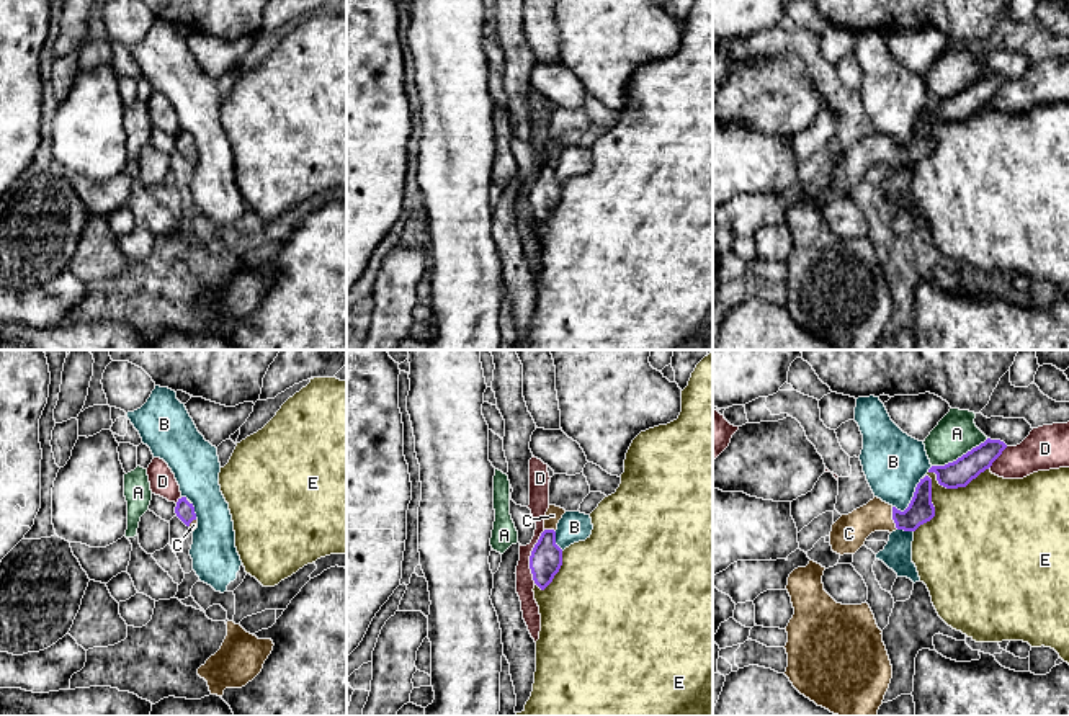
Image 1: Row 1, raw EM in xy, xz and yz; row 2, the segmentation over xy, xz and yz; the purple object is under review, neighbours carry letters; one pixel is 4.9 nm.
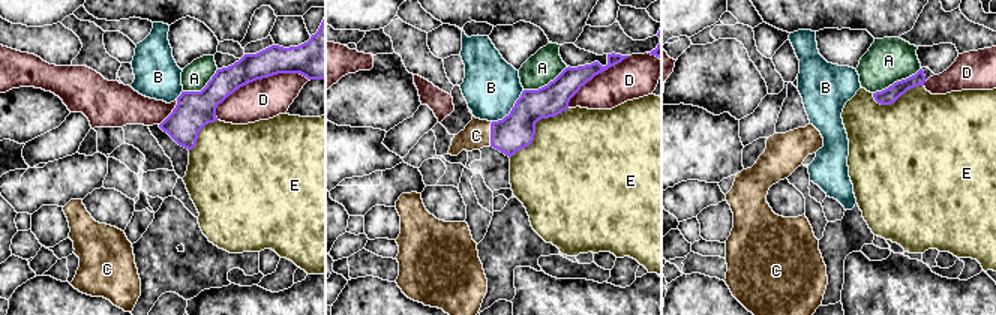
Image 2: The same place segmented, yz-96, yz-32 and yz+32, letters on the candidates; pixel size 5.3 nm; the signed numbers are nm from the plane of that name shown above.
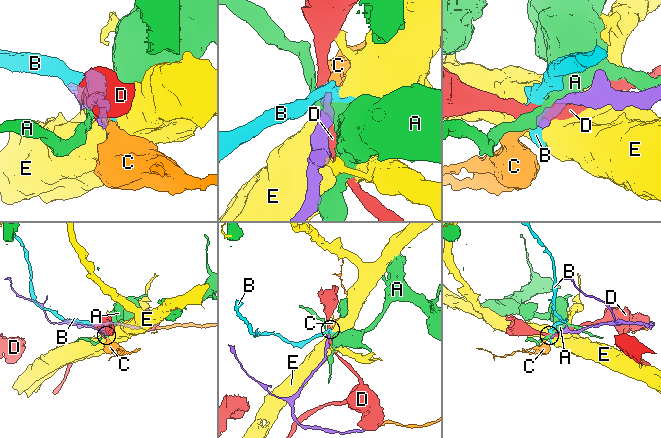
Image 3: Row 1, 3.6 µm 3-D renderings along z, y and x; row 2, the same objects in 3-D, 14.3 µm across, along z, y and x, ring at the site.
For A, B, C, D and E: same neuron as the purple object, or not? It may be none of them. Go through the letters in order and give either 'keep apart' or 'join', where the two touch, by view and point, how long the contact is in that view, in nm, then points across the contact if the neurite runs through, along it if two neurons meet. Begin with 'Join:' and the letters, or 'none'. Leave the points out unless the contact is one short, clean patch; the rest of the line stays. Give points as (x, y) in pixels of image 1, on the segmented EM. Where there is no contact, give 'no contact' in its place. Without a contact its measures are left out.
Join: C
A: keep apart | yz (961, 456) | 320 nm | along yz (988, 438), (955, 460), (932, 466)
B: keep apart | yz (912, 499) | 200 nm | along yz (921, 478), (911, 502), (903, 510), (893, 507)
C: join | yz (893, 519) | 120 nm
D: keep apart | xz (530, 556) | 280 nm
E: keep apart | yz (930, 471) | 500 nm

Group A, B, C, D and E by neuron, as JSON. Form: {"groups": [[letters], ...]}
{"groups": [["A"], ["B"], ["C"], ["D"], ["E"]]}

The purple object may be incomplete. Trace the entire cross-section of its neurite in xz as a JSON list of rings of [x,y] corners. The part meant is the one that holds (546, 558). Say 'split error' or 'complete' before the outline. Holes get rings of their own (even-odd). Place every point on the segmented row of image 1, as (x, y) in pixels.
split error; [[[549,505],[544,520],[544,531],[530,556],[533,580],[541,590],[552,582],[562,566],[562,549],[556,544],[556,530],[564,513],[564,508]]]

